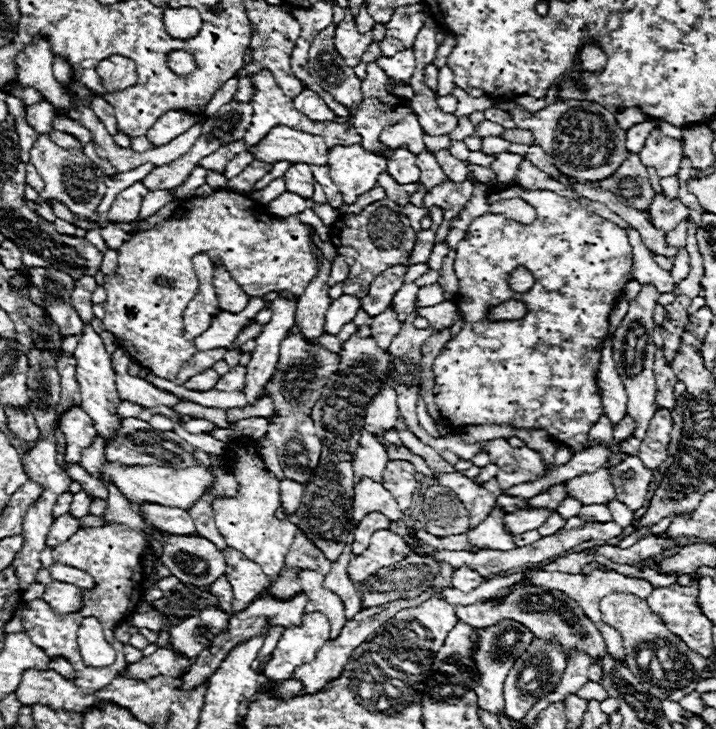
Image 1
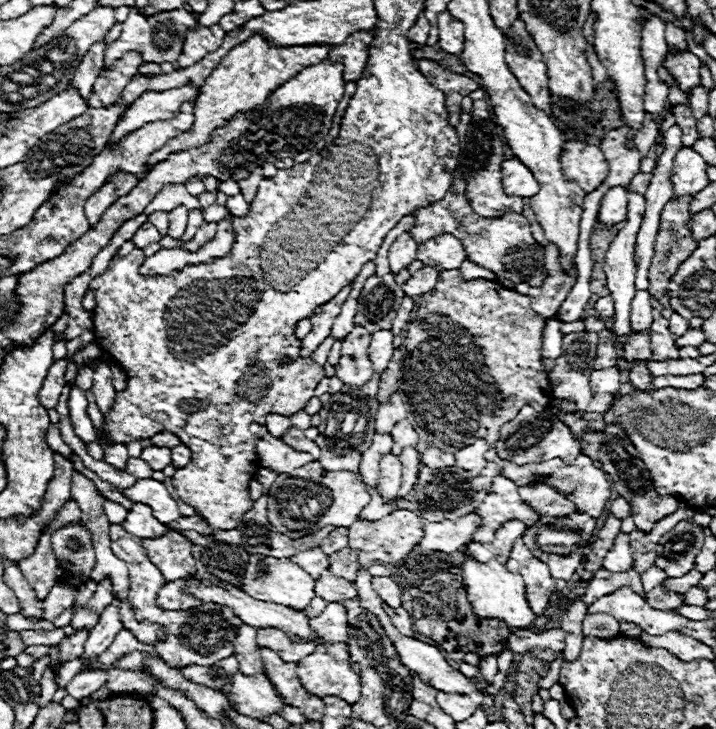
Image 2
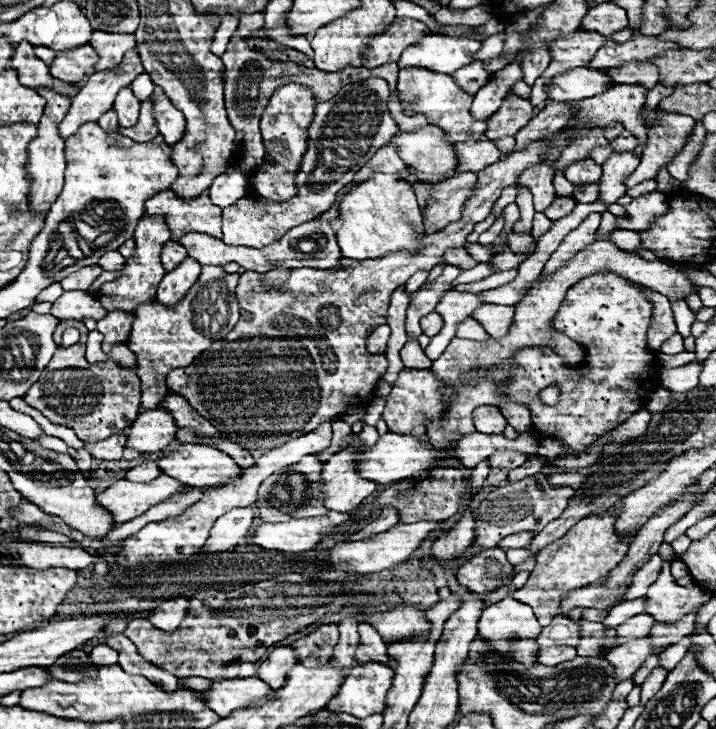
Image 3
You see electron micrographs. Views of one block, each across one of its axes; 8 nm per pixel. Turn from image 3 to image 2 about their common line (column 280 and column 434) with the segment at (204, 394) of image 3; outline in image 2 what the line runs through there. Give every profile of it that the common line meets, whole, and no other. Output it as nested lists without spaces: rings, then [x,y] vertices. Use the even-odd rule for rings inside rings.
[[[440,272],[436,286],[420,298],[418,308],[414,310],[414,316],[412,316],[410,324],[406,326],[406,334],[404,334],[404,350],[408,354],[404,356],[404,364],[402,364],[404,366],[404,376],[402,376],[402,382],[400,382],[400,390],[406,392],[418,426],[422,430],[428,430],[430,434],[434,434],[448,448],[450,446],[452,448],[464,448],[466,444],[472,444],[476,438],[484,438],[490,446],[494,446],[500,440],[502,424],[510,422],[520,412],[522,406],[532,406],[536,412],[544,412],[548,408],[550,400],[552,400],[550,380],[548,380],[548,374],[542,368],[542,354],[540,354],[544,324],[546,324],[546,320],[532,310],[528,296],[522,296],[514,290],[508,290],[508,288],[504,288],[498,282],[492,282],[492,280],[484,280],[484,278],[464,280],[460,276],[460,272]]]

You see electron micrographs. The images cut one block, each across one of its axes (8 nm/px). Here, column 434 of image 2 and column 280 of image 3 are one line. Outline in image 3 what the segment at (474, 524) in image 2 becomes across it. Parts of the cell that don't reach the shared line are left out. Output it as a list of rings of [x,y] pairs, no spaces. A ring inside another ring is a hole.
[[[328,512],[326,516],[314,518],[292,518],[288,522],[266,522],[256,526],[254,536],[248,540],[252,546],[264,550],[282,550],[282,552],[306,552],[314,550],[320,542],[320,532],[328,526],[340,526],[351,521],[351,516],[338,512]]]

